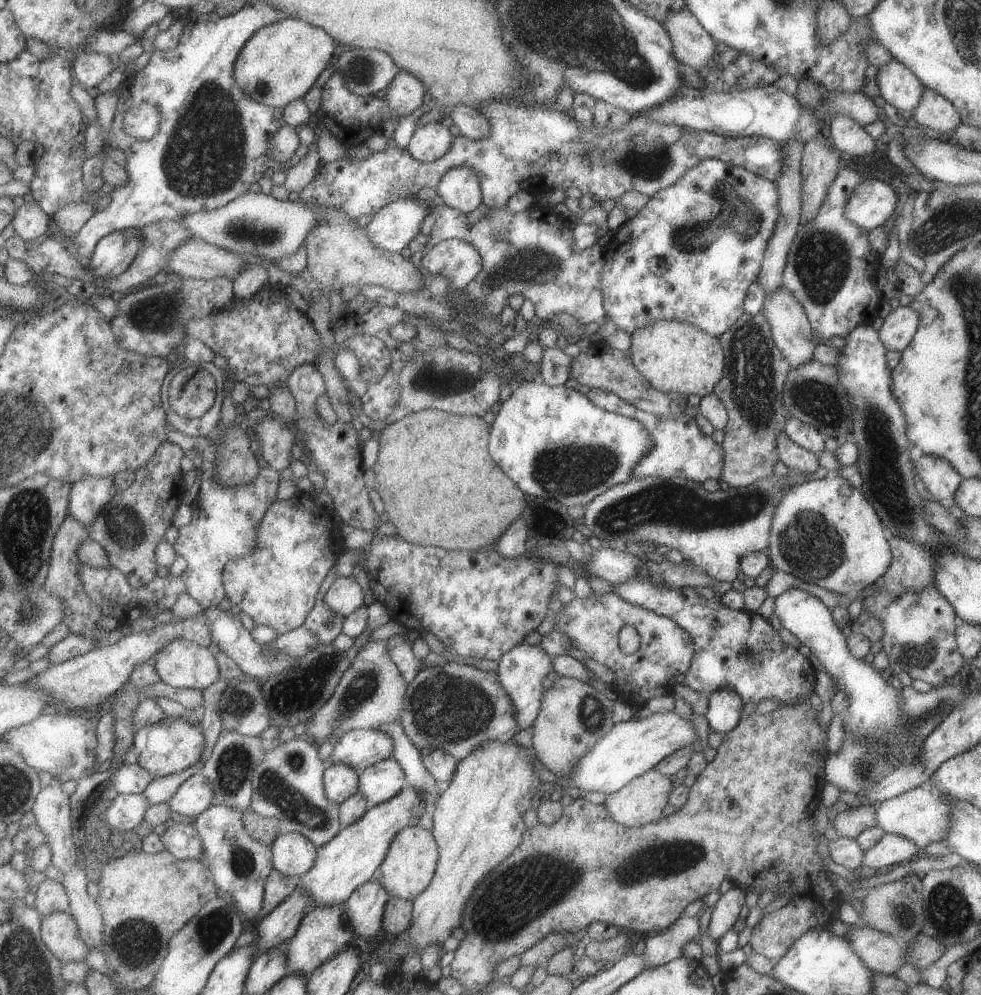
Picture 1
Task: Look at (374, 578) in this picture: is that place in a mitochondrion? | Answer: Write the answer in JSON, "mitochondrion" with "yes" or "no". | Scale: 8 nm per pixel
{"mitochondrion":"no"}

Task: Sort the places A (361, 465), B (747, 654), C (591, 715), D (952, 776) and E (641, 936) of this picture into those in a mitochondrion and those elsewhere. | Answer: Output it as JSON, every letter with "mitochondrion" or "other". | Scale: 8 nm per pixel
{"A":"other","B":"mitochondrion","C":"mitochondrion","D":"other","E":"other"}

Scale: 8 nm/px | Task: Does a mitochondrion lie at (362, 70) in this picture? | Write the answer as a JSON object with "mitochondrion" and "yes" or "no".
{"mitochondrion":"yes"}

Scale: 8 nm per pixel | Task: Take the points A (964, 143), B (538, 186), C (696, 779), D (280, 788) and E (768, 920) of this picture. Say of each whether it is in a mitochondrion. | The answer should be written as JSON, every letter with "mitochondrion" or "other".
{"A":"other","B":"other","C":"other","D":"mitochondrion","E":"other"}

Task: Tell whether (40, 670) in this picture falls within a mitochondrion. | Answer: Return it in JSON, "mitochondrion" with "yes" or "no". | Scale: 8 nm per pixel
{"mitochondrion":"no"}

